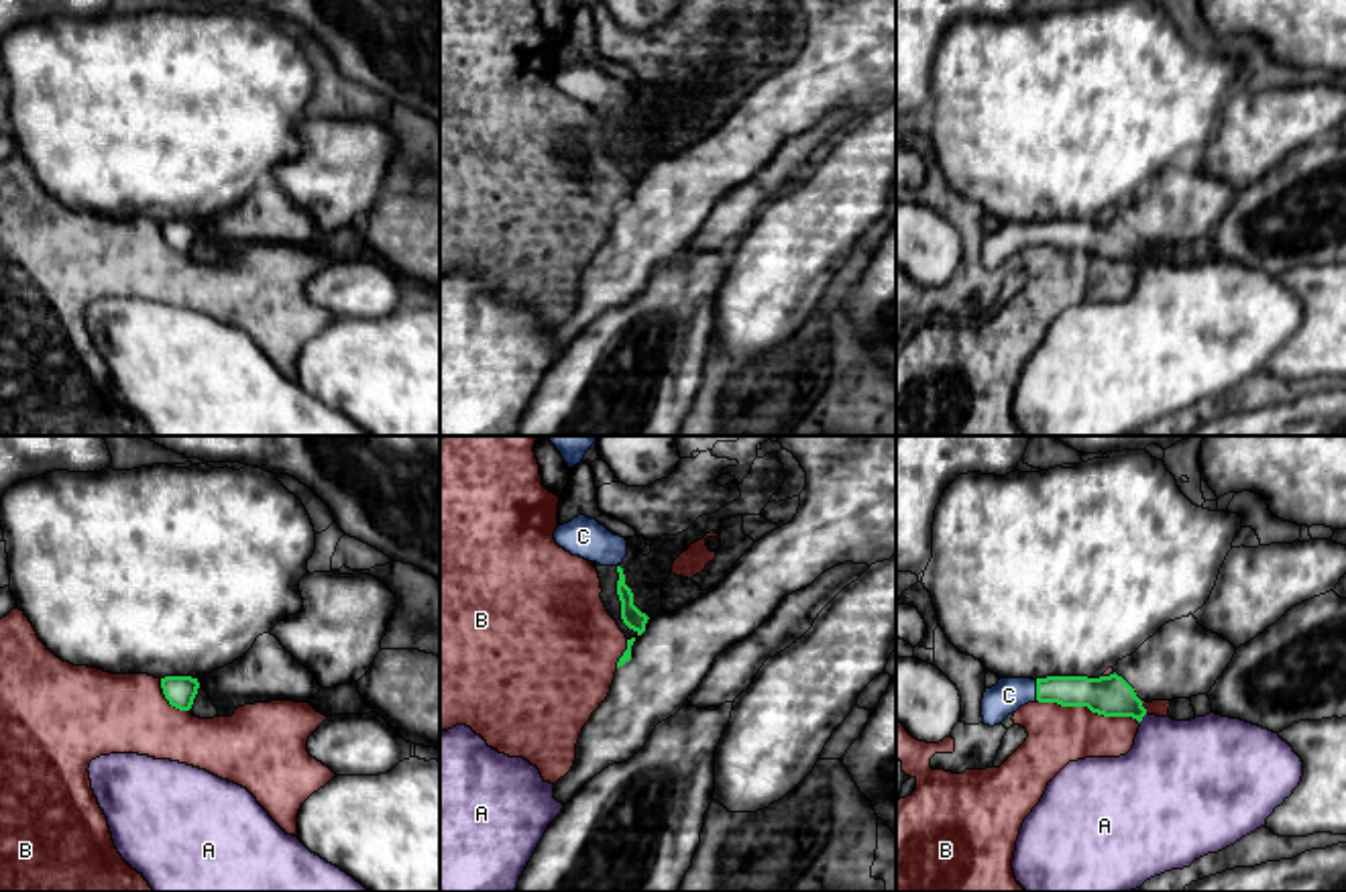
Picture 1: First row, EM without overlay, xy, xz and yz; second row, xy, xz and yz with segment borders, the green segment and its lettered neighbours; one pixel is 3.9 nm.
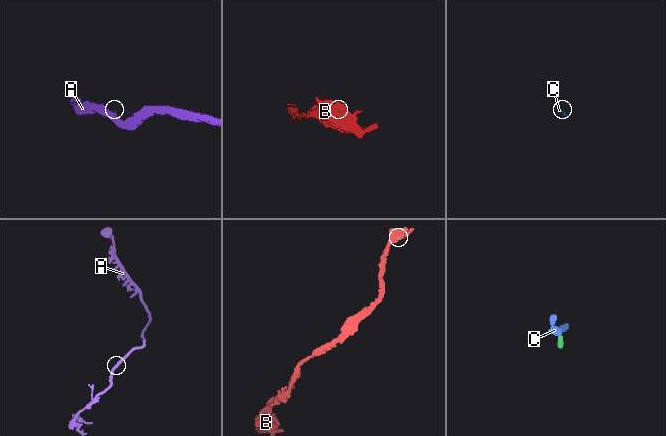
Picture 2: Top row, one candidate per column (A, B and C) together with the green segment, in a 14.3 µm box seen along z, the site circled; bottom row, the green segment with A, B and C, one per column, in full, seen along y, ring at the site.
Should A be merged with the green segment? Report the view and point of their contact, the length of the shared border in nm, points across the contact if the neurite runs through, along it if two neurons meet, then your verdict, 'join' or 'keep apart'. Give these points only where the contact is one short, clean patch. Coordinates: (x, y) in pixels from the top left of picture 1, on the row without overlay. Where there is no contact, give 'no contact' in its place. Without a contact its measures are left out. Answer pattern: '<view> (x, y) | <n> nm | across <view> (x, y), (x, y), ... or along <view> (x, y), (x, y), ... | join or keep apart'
yz (1143, 259) | 50 nm | across yz (1110, 239), (1143, 259), (1175, 312) | join

